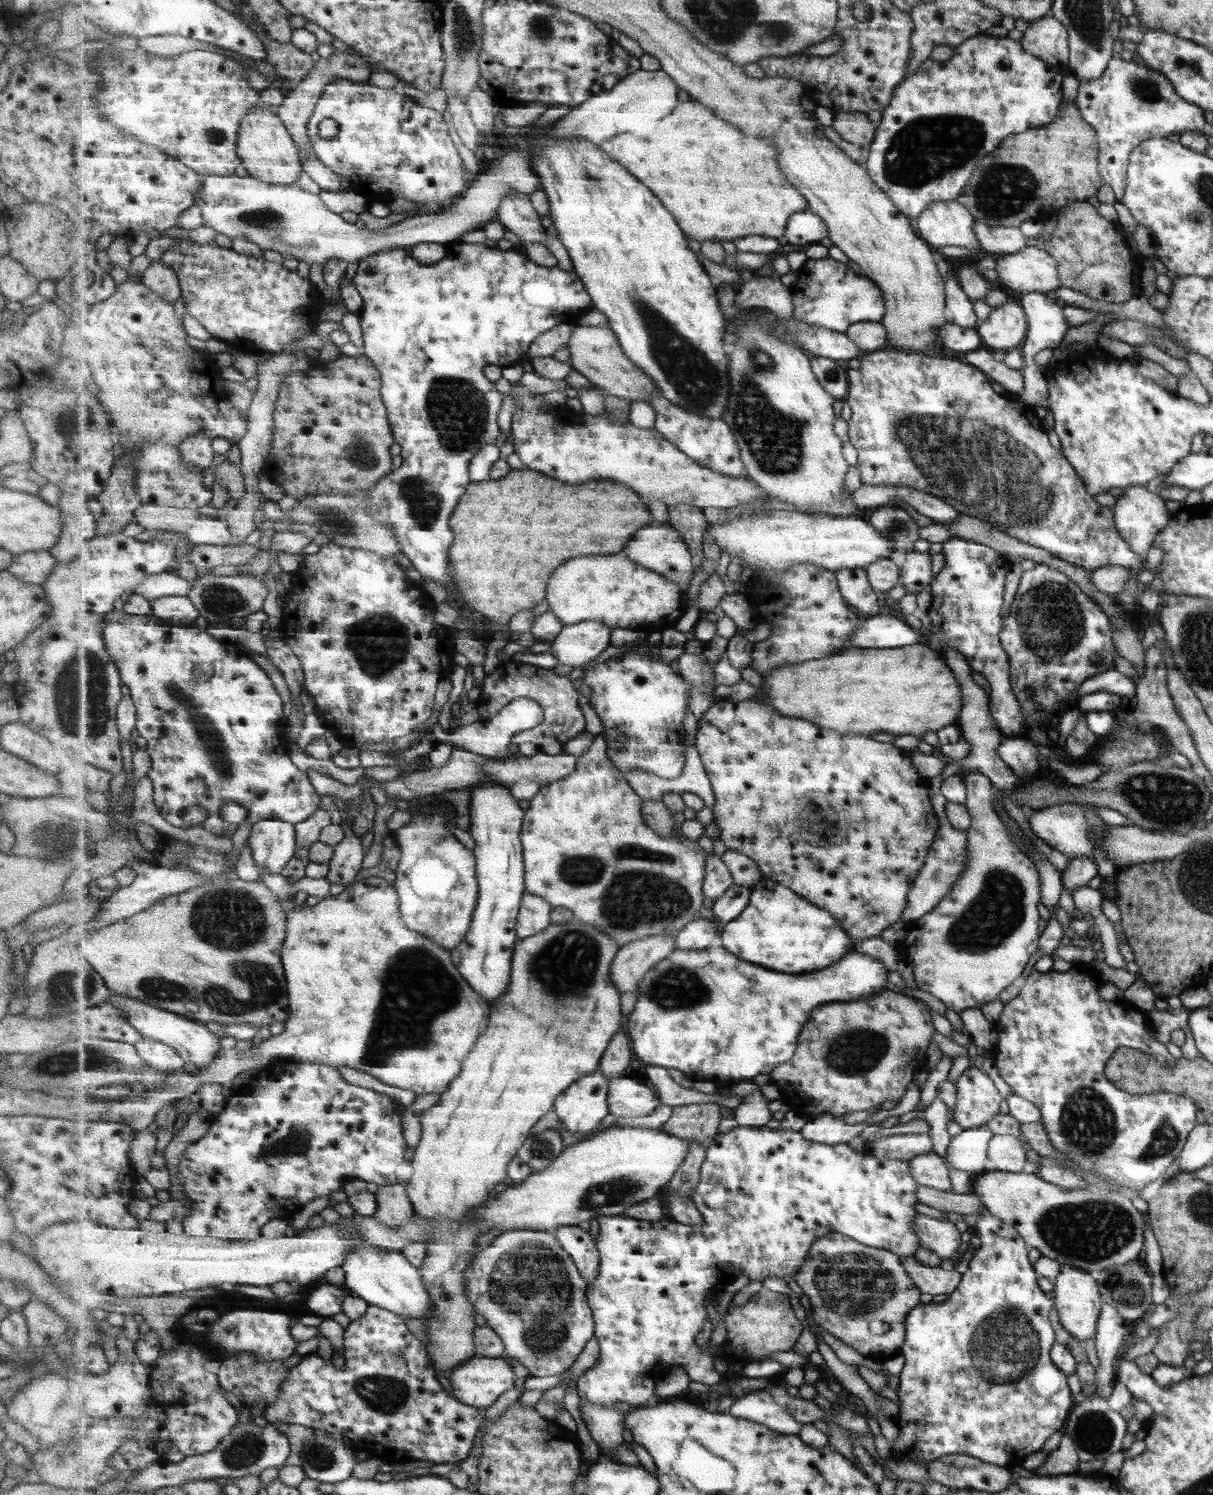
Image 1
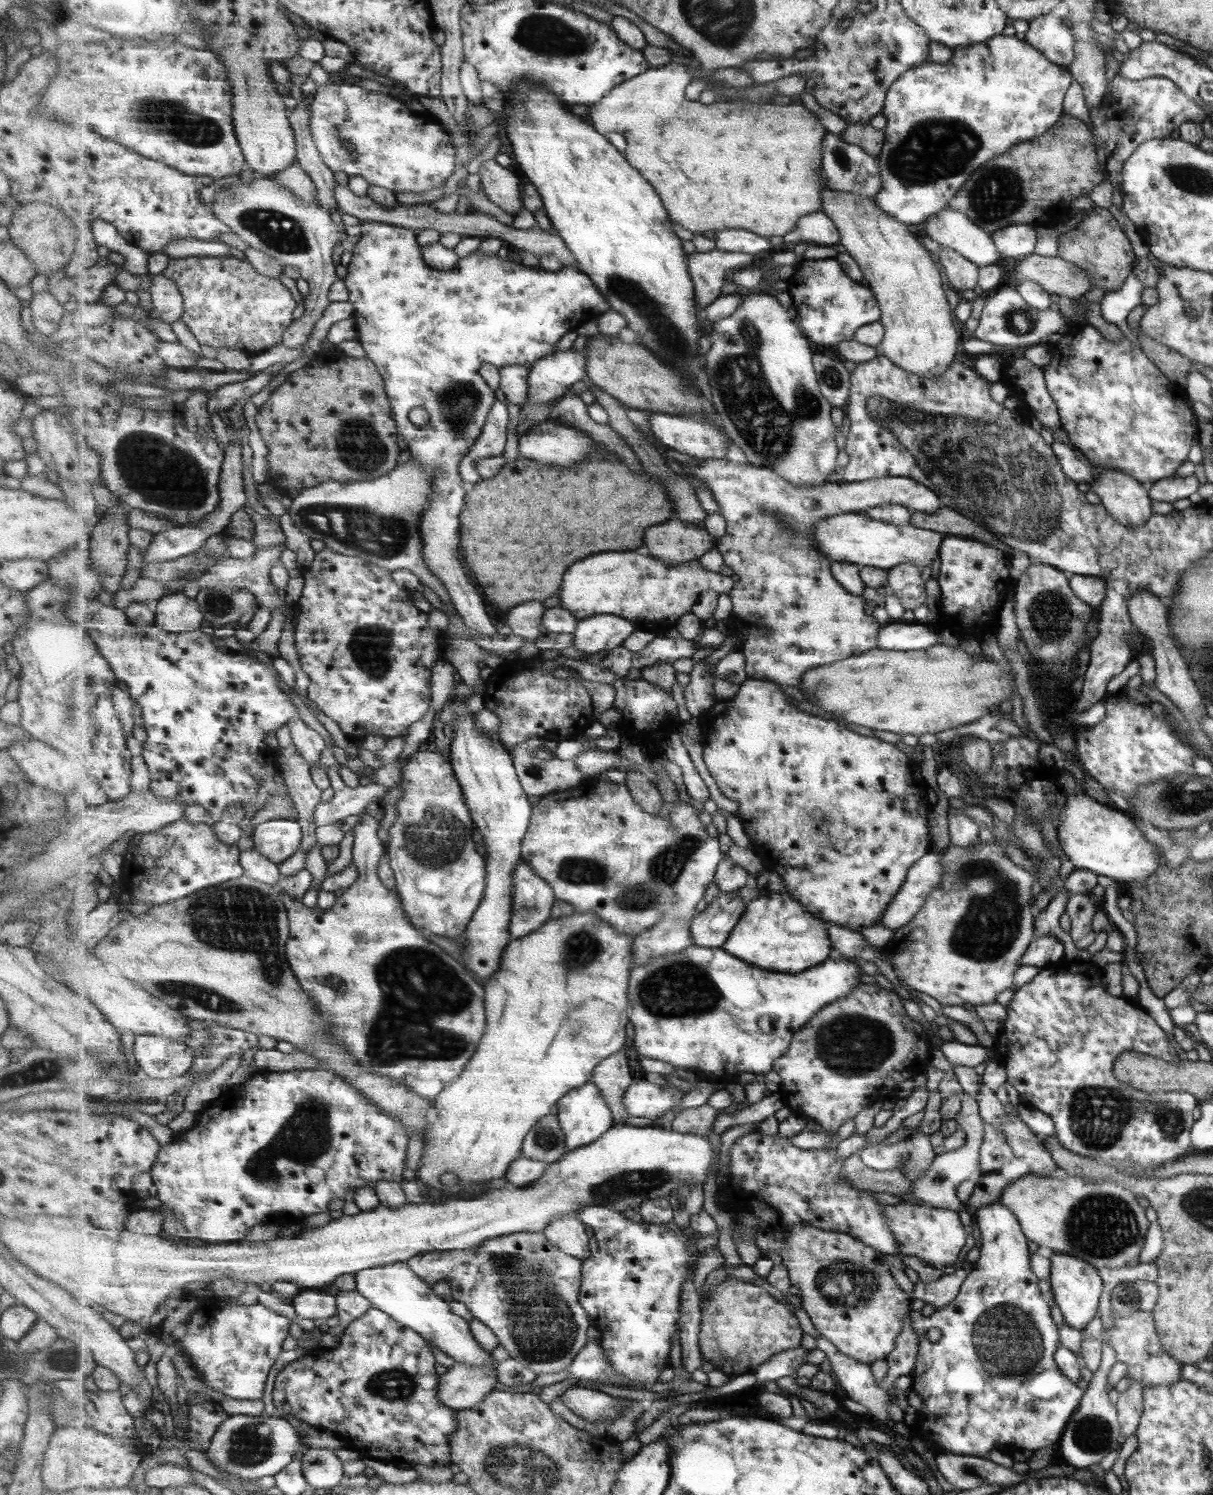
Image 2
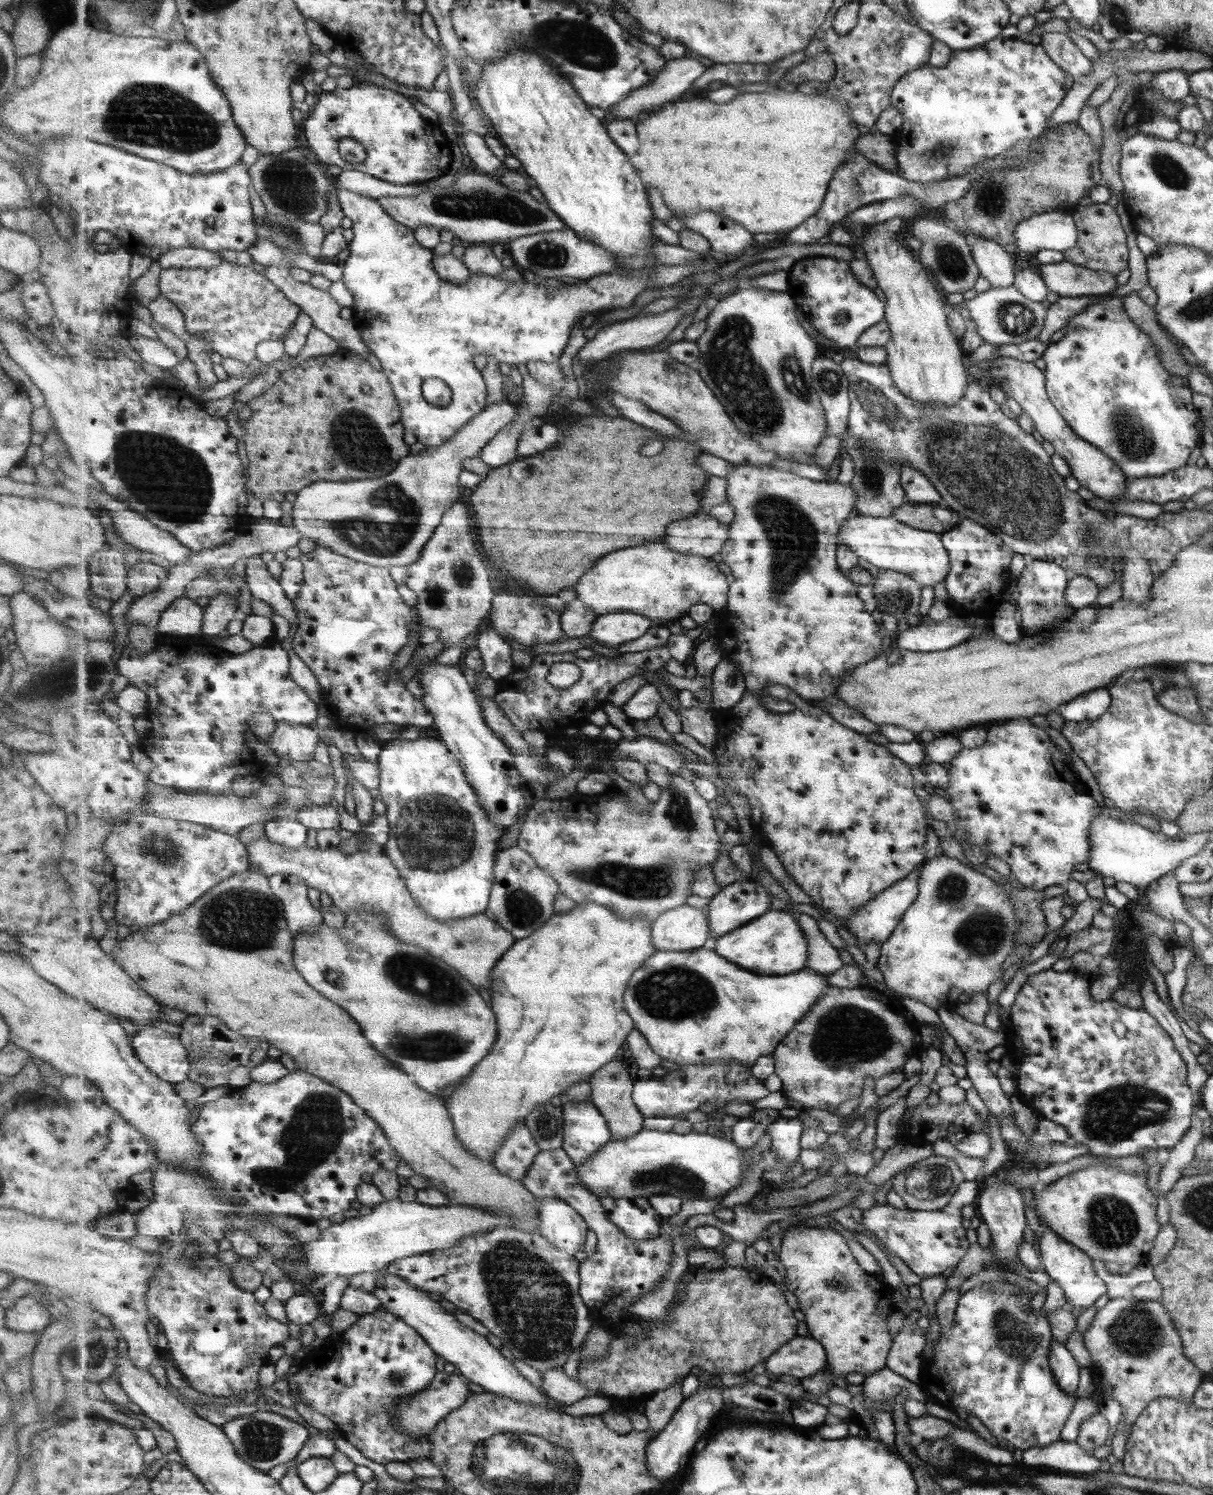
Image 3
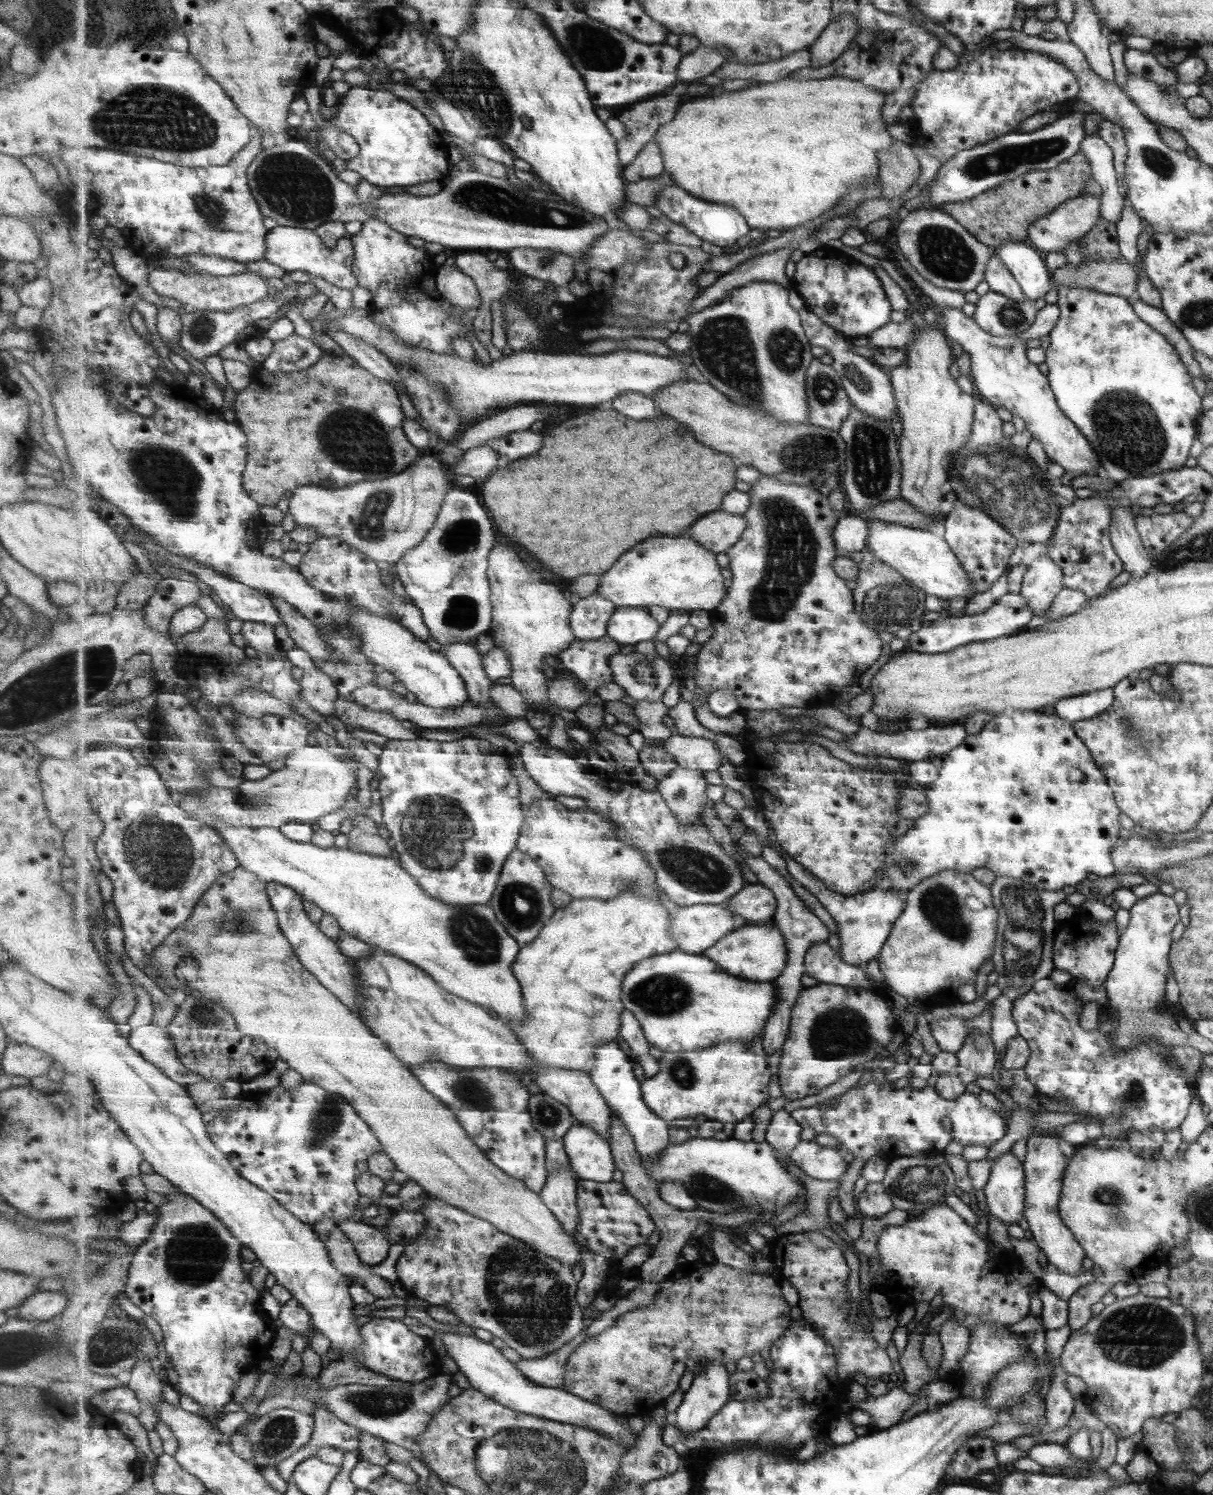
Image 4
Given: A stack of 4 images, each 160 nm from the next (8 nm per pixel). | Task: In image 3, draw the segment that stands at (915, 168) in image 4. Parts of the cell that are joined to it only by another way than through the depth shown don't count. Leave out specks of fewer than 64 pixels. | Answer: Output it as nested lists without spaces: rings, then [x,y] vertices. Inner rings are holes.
[[[877,130],[863,133],[860,139],[856,140],[856,150],[869,157],[873,164],[879,165],[881,170],[899,174],[892,135],[883,134]]]

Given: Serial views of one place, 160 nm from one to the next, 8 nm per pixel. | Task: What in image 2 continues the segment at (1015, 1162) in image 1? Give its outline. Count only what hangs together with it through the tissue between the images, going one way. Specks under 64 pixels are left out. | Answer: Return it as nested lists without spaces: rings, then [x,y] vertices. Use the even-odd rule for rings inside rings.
[[[983,1123],[983,1141],[979,1148],[979,1169],[980,1174],[995,1173],[1006,1163],[1009,1163],[1014,1156],[1011,1148],[1007,1146],[1005,1138],[999,1131],[995,1131],[995,1126]]]

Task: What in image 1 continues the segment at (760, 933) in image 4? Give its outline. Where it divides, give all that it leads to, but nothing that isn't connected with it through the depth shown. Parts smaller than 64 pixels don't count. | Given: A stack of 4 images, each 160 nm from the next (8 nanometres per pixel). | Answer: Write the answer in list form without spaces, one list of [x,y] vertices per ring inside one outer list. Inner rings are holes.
[[[763,877],[751,889],[749,906],[742,912],[740,918],[729,922],[724,927],[721,935],[720,944],[728,948],[733,954],[751,964],[761,965],[763,968],[773,969],[775,972],[805,974],[805,972],[829,968],[850,953],[852,938],[839,924],[832,912],[819,908],[793,889],[769,878]]]

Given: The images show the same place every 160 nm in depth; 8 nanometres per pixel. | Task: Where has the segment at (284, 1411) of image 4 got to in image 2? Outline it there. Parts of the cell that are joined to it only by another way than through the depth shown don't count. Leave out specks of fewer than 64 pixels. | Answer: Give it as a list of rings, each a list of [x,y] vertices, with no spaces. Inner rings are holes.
[[[246,1416],[230,1417],[221,1426],[212,1440],[208,1460],[221,1472],[235,1474],[238,1478],[263,1478],[275,1476],[287,1468],[302,1451],[301,1437],[295,1426],[282,1417]]]

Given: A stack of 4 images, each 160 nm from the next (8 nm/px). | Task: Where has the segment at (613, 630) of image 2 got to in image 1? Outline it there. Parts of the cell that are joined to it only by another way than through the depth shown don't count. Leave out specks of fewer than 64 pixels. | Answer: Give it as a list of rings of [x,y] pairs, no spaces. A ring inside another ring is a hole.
[[[596,620],[564,626],[549,652],[560,664],[567,664],[573,669],[585,668],[585,664],[593,662],[605,648],[612,645],[611,631],[609,625]]]

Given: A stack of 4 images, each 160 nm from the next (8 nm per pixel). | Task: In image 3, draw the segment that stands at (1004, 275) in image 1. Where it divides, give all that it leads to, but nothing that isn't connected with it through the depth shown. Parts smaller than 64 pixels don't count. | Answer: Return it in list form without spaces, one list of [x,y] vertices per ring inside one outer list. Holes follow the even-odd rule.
[[[1069,261],[1039,265],[1036,273],[1048,292],[1059,297],[1097,297],[1105,296],[1110,290],[1117,290],[1112,274],[1094,271]]]

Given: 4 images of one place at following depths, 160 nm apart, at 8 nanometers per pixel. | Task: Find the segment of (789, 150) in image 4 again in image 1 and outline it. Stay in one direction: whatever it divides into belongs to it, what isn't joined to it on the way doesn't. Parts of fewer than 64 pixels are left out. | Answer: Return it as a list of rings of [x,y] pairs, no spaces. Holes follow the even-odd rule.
[[[679,101],[669,116],[657,122],[647,122],[635,132],[621,132],[611,144],[613,150],[610,156],[613,160],[633,172],[633,176],[637,176],[643,184],[649,184],[665,208],[677,216],[683,233],[701,244],[727,240],[735,244],[735,240],[753,234],[781,238],[785,236],[789,216],[810,208],[801,192],[789,184],[781,172],[775,160],[777,150],[771,146],[771,142],[747,142],[739,128],[721,120],[721,117],[717,118],[711,108],[705,108],[697,101]]]

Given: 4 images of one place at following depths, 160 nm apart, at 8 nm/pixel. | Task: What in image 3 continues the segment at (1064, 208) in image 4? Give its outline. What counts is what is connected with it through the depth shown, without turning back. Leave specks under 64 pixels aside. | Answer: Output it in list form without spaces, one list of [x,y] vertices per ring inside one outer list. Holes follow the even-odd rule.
[[[1068,210],[1045,212],[1020,220],[1013,232],[1013,255],[1018,252],[1031,254],[1038,250],[1063,252],[1067,248],[1073,248],[1077,242],[1075,219],[1072,210]]]

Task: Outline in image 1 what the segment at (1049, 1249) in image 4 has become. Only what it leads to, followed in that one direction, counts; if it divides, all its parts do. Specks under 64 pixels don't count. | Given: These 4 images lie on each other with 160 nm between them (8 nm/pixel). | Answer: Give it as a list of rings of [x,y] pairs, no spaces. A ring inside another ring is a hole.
[[[1067,1265],[1060,1266],[1051,1294],[1054,1300],[1053,1308],[1056,1310],[1056,1320],[1067,1335],[1083,1342],[1096,1334],[1097,1319],[1103,1302],[1100,1300],[1099,1285],[1092,1274]]]

